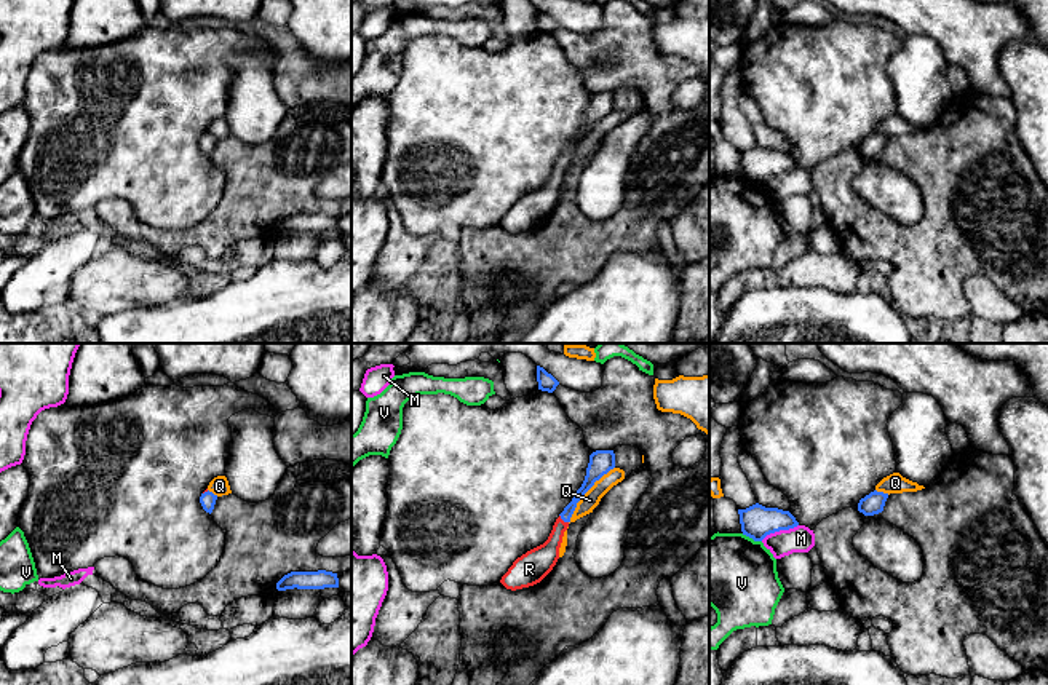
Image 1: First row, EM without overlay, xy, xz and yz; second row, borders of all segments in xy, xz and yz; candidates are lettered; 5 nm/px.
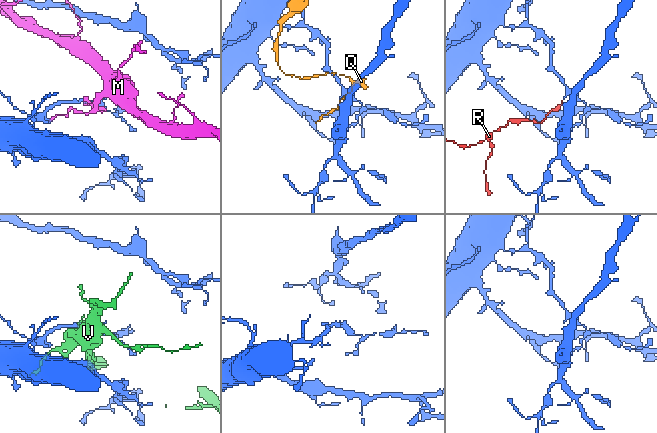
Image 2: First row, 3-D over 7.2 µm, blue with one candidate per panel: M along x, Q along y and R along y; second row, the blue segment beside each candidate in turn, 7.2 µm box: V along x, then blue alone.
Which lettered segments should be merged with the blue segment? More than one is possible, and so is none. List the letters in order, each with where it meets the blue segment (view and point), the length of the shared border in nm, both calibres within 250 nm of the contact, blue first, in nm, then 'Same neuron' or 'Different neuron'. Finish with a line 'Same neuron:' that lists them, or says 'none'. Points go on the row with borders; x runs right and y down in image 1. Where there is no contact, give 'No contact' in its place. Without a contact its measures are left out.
M: Touches blue at yz (778, 530). Shared border 200 nm. Thickness 160 nm (blue) against 140 nm. Different neuron
Q: Touches blue at xz (585, 492). Shared border 360 nm. Thickness 120 nm (blue) against 90 nm. Different neuron
R: Touches blue at xz (563, 519). Shared border 60 nm. Thickness 60 nm (blue) against 150 nm. Same neuron
V: Touches blue at yz (751, 537). Shared border 110 nm. Thickness 160 nm (blue) against 400 nm. Different neuron
Same neuron: R

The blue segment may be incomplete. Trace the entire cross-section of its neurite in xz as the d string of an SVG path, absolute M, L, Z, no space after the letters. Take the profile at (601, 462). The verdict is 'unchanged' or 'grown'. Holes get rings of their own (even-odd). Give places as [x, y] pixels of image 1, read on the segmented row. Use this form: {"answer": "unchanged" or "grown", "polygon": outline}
{"answer": "grown", "polygon": "M596 450L590 455L586 476L582 487L577 490L572 501L556 519L548 540L518 557L500 583L511 591L522 589L540 583L556 565L564 532L569 527L570 517L580 498L599 481L604 474L615 468L613 450Z"}

